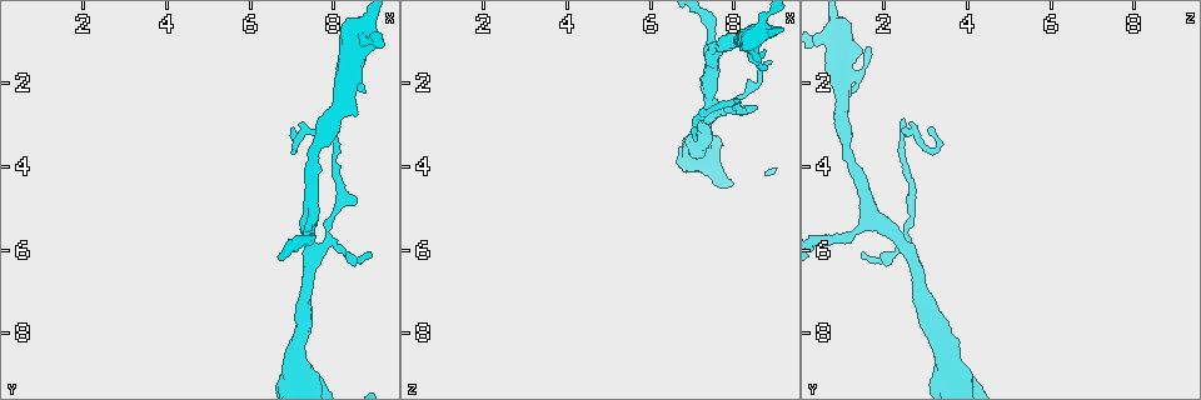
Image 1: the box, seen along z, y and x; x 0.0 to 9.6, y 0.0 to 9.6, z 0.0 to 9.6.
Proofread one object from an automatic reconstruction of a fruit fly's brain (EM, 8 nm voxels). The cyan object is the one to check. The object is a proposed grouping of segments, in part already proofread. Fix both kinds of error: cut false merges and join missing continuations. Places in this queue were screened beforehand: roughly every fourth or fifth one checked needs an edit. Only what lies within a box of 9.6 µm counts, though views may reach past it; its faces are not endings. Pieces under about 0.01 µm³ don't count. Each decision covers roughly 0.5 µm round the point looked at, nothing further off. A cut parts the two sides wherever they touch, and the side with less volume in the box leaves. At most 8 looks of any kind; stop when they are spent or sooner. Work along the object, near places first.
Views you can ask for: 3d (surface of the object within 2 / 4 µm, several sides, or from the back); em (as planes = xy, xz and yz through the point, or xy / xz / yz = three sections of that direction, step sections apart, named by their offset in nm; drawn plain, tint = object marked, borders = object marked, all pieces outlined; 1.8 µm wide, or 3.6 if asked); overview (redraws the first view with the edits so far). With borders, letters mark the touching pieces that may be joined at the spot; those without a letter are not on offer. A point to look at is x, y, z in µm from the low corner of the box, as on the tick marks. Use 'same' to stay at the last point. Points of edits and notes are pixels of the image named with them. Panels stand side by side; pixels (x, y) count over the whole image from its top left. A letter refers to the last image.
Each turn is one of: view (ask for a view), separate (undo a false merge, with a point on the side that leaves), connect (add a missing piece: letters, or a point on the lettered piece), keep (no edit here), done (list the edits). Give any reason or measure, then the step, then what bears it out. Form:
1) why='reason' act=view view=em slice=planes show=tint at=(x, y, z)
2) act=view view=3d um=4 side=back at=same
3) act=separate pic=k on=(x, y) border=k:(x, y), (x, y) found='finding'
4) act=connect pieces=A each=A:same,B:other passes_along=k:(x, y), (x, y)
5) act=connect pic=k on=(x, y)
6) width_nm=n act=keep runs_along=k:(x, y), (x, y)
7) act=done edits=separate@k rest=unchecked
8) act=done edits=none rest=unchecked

why='thick turns thin' act=view view=em slice=planes show=borders at=(7.50, 6.05, 2.65)

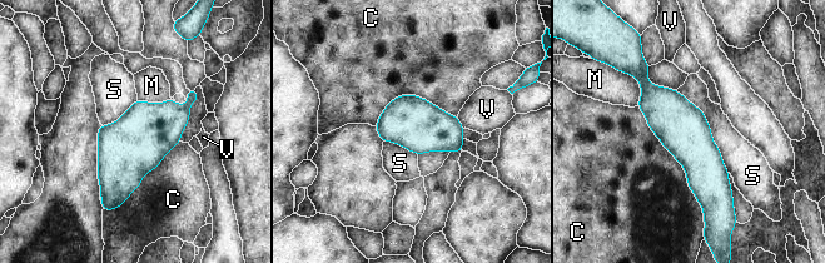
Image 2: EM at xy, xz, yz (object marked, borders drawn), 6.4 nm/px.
act=keep each=C:other,M:other,S:other,V:other border=2:(676, 90), (702, 113), (729, 172) found='all the same neuron'

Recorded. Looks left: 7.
why='thin end' act=view view=em slice=planes show=borders at=(8.95, 6.15, 1.50)

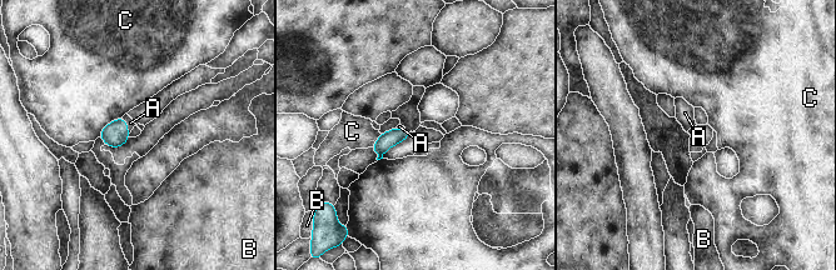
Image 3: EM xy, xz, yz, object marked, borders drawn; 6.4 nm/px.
act=connect pieces=A each=A:same,B:other,C:other found='the neuron continues'

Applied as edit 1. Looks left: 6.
why='redraw' act=view view=overview

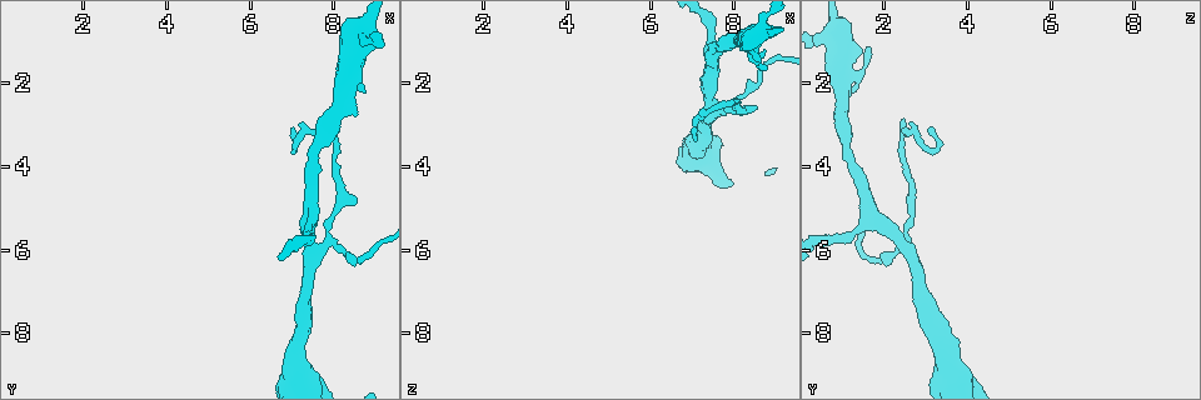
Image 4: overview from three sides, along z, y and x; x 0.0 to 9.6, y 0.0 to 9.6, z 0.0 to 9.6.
why='thick turns thin' act=view view=3d um=4 at=(8.65, 1.10, 0.80)

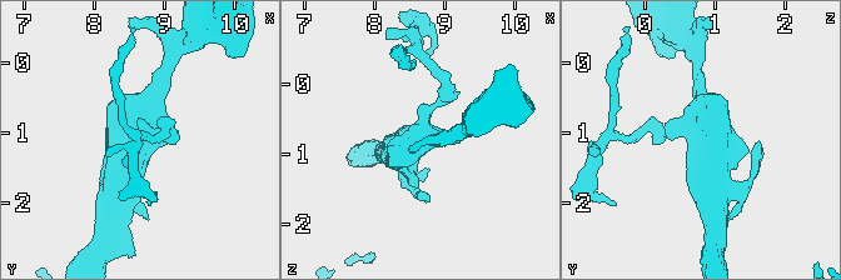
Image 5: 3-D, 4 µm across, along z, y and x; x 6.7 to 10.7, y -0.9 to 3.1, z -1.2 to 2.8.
act=view view=em slice=planes show=borders at=same

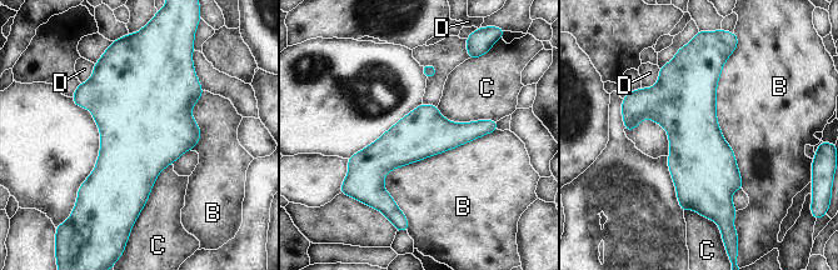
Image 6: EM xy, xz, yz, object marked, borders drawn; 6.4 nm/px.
longest_contact=B:850nm act=keep each=B:other,C:other,D:other runs_along=6:(493, 124), (420, 134), (352, 168) found='continuous, no second neuron'

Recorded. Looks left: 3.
act=done edits=connect@3 rest=unchecked

